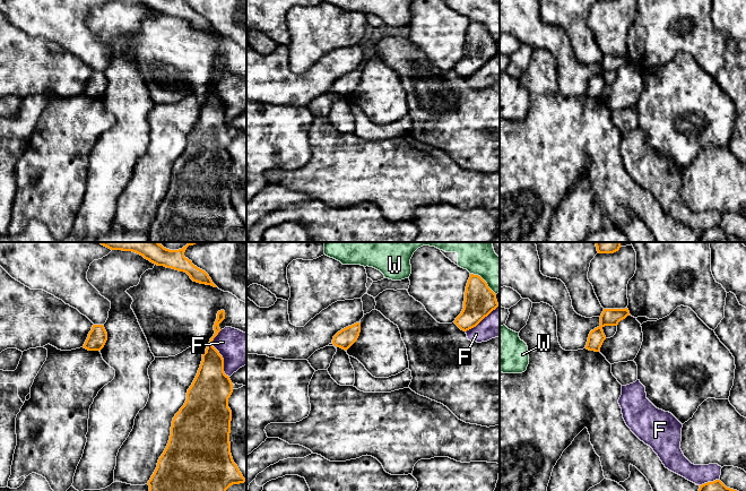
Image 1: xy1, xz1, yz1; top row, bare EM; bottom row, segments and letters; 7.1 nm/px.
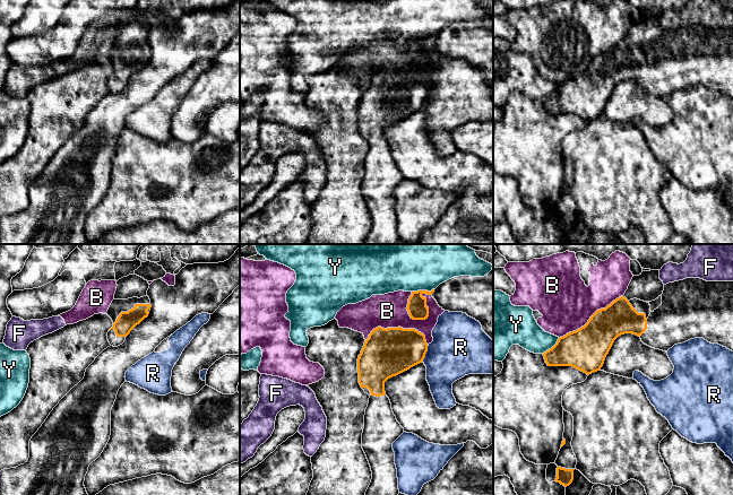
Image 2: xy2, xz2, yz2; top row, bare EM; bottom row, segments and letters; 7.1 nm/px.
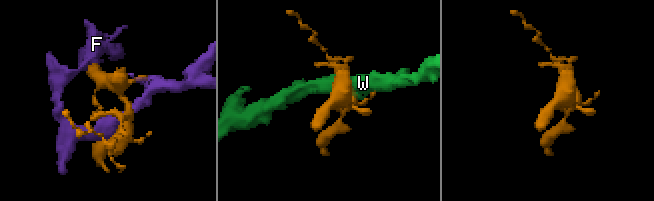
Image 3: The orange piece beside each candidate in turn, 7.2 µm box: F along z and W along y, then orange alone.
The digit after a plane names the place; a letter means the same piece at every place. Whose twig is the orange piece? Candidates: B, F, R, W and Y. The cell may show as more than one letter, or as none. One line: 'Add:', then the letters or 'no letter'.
Add: no letter

